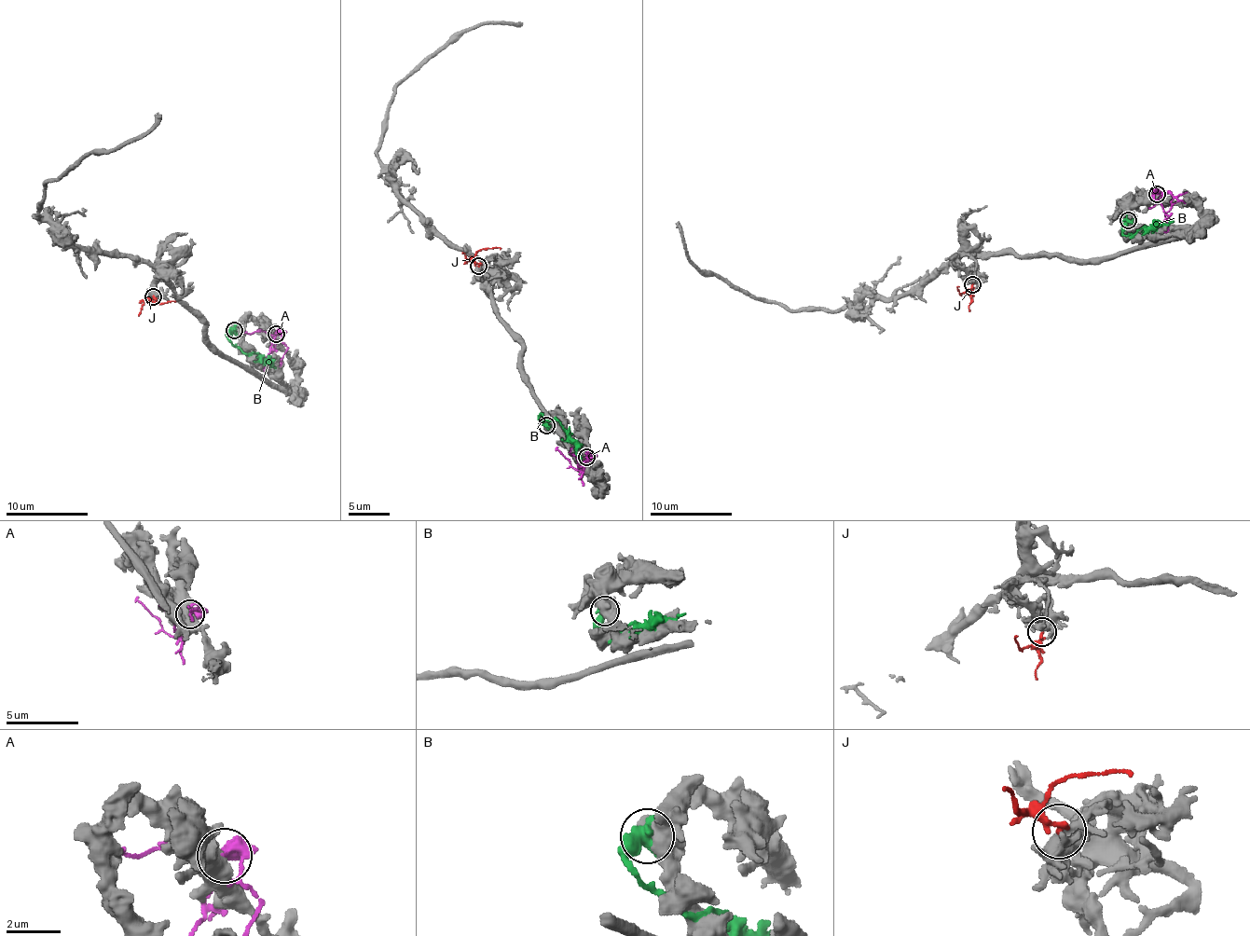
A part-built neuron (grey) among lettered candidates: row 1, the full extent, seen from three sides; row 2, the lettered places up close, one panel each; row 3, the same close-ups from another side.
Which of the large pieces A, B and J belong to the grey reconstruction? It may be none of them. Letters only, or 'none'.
none

